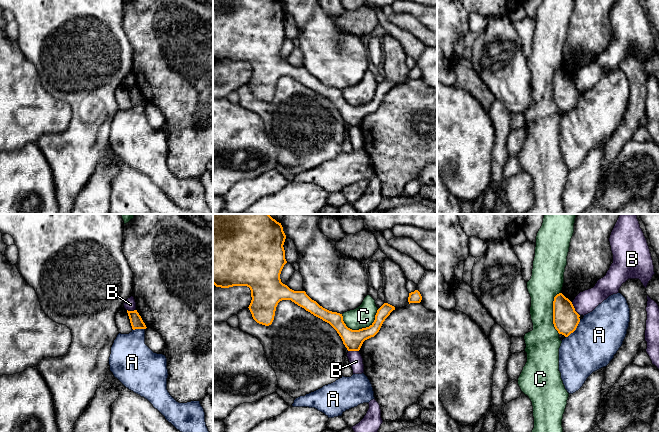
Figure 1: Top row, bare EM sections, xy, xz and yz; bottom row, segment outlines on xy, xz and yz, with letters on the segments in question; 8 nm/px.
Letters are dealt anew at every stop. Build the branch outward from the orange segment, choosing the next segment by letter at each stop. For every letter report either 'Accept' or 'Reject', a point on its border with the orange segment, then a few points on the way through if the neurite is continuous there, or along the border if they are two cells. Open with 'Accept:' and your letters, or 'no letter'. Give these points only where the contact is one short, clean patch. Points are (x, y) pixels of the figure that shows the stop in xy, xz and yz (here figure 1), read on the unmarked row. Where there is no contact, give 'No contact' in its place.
Accept: no letter
A: Reject. Touches orange at yz (575, 105). Boundary: yz (580, 96), (577, 103), (566, 113)
B: Reject. Touches orange at yz (574, 85). Boundary: yz (571, 78), (574, 86), (579, 91)
C: Reject. Touches orange at xz (363, 104). Boundary: xz (378, 85), (375, 95), (365, 103), (350, 105), (342, 96)

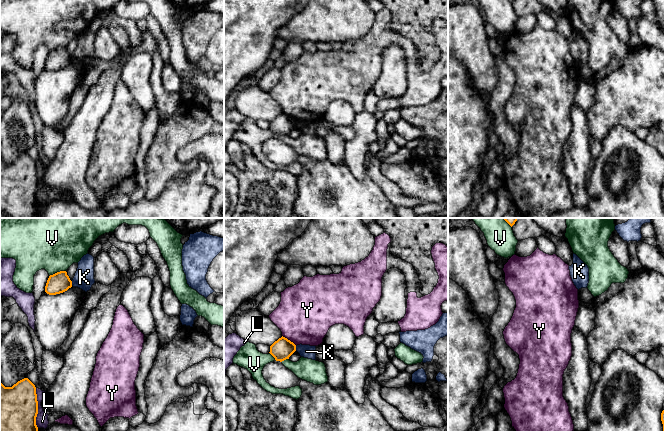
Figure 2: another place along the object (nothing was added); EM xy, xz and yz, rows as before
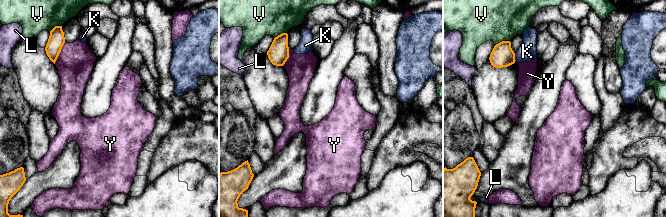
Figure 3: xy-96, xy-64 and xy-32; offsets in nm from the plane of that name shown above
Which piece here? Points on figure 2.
Accept: no letter
K: Reject. Touches orange at xy (71, 59). Boundary: xy (71, 57), (72, 61)
L: Reject. Touches orange at xy (37, 184)
V: Reject. Touches orange at xy (57, 48)
Y: Reject. Touches orange at xz (289, 116)

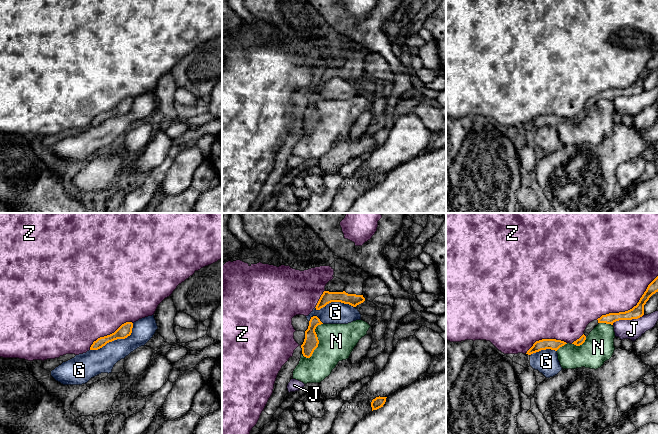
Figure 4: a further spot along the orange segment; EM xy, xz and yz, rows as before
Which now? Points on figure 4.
Accept: no letter
G: Reject. Touches orange at xy (115, 115)
J: Reject. Touches orange at yz (628, 95)
N: Reject. Touches orange at xz (318, 117)
Z: Reject. Touches orange at yz (630, 85)

